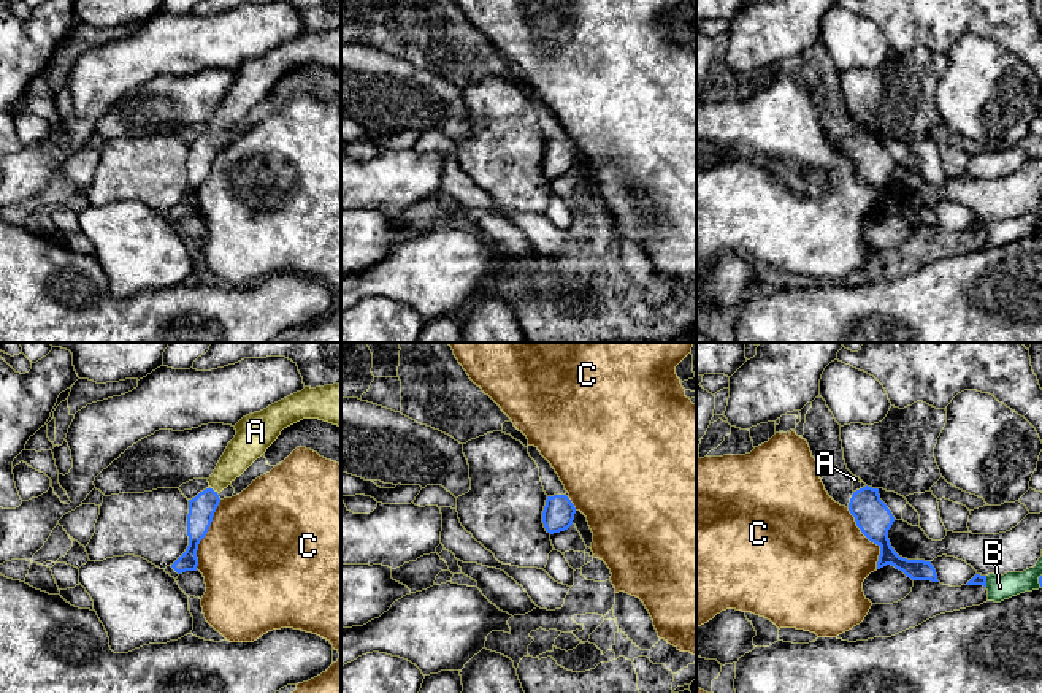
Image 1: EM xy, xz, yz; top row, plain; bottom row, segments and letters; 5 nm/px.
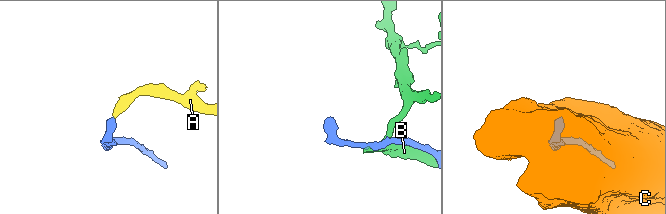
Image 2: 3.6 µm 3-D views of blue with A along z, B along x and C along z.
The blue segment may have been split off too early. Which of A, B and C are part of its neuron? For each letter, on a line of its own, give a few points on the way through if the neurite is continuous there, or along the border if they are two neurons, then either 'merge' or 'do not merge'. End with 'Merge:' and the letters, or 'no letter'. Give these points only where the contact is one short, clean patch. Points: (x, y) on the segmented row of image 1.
A: runs through xy (202, 508), (213, 490), (241, 452); merge
B: do not merge
C: do not merge
Merge: A

